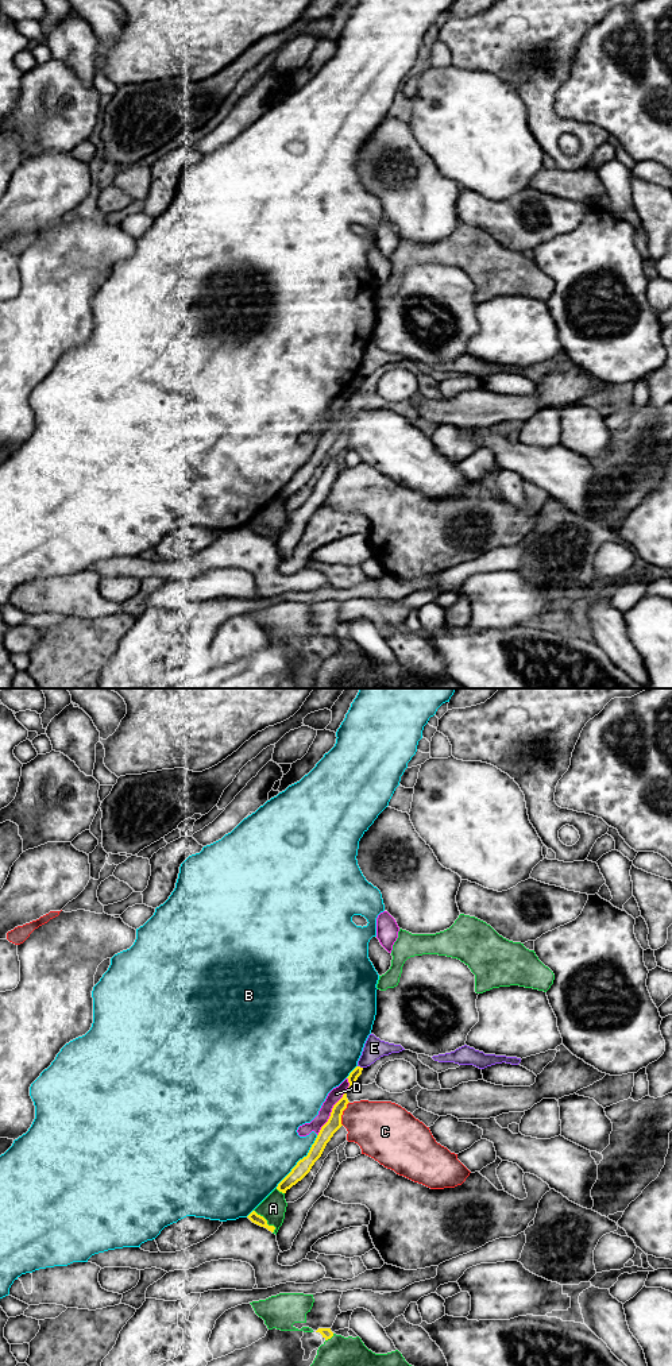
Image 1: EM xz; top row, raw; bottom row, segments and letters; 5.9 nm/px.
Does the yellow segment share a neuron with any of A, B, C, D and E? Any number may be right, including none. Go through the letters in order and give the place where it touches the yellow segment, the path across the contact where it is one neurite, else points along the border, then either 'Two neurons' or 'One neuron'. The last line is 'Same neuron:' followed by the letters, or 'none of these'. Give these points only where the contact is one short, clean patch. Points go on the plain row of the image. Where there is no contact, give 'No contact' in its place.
A: Touches yellow at xz (266, 531). Two neurons
B: Touches yellow at xz (298, 470). Two neurons
C: Touches yellow at xz (342, 423). Boundary: xz (348, 411), (342, 424), (342, 433). Two neurons
D: Touches yellow at xz (333, 416). Two neurons
E: Touches yellow at xz (359, 375). Boundary: xz (358, 374), (362, 377). Two neurons
Same neuron: none of these

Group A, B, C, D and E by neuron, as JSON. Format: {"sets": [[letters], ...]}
{"sets": [["A"], ["B"], ["C"], ["D"], ["E"]]}

